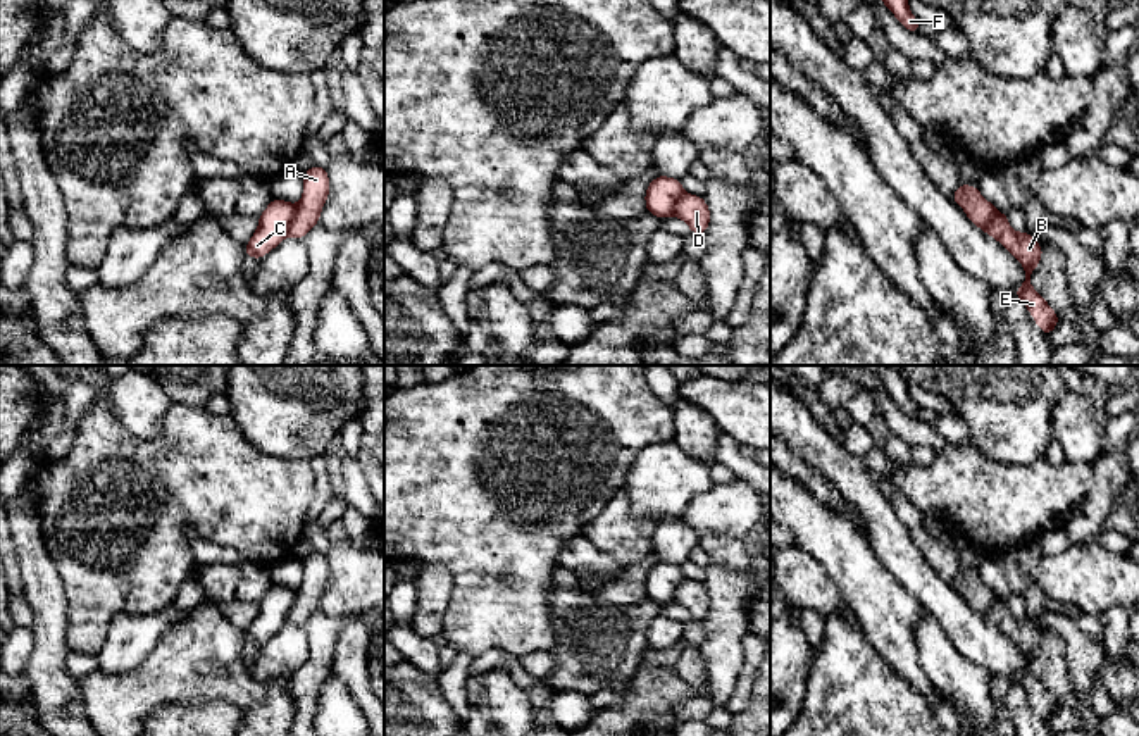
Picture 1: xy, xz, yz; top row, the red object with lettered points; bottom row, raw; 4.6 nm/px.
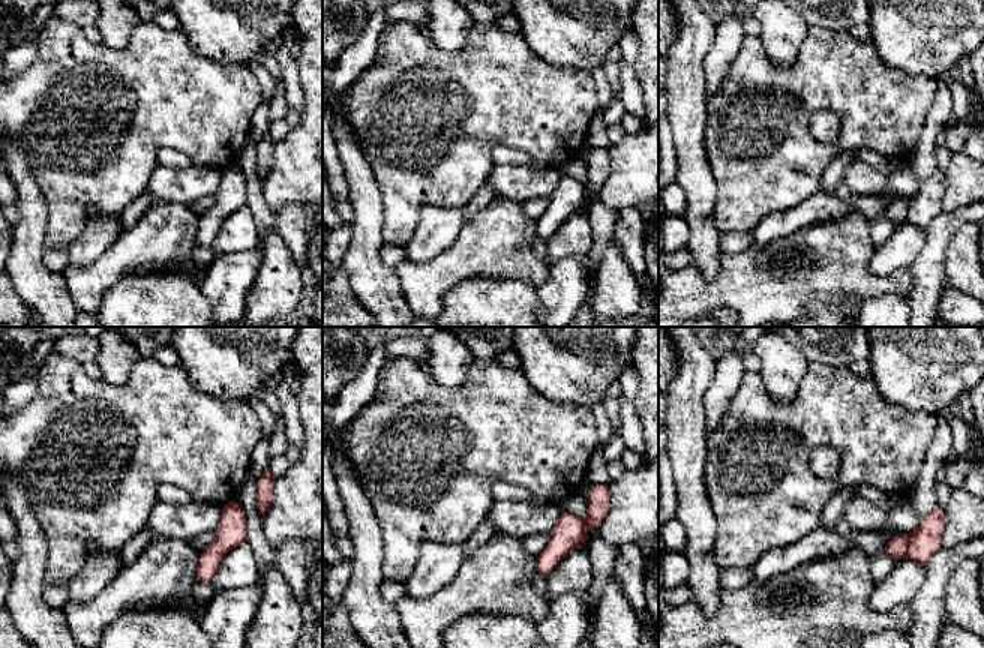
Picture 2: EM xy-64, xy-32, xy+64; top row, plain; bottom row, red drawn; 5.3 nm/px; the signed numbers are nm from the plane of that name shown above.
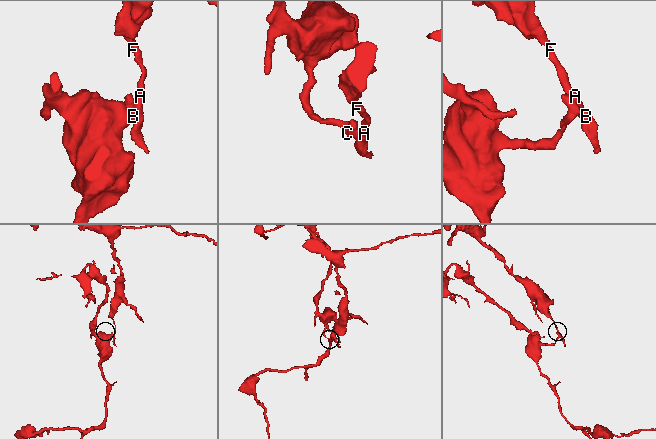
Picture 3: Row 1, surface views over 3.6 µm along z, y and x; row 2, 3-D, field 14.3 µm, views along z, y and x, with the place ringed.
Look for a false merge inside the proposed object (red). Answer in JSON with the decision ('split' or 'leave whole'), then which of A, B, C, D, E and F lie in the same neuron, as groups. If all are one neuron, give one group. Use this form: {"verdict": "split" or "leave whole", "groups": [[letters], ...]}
{"verdict": "split", "groups": [["A", "B", "D", "E", "F"], ["C"]]}

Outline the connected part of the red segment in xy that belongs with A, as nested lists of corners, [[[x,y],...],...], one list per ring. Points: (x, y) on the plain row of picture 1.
[[[314,550],[303,560],[303,583],[298,588],[295,602],[288,612],[288,622],[303,626],[308,617],[319,610],[329,577],[331,569],[327,555]]]

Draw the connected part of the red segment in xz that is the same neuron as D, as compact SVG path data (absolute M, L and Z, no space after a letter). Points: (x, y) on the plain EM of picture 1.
M684 579L674 591L672 602L682 605L693 621L705 621L710 612L710 595L703 583Z

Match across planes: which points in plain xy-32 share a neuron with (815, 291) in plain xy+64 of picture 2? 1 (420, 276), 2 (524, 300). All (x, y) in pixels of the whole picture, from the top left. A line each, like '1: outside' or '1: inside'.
1: inside
2: outside

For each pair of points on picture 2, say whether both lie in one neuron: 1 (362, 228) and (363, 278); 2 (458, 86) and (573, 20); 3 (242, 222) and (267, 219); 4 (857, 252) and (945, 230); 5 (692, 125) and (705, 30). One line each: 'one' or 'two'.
1: one
2: two
3: two
4: two
5: one

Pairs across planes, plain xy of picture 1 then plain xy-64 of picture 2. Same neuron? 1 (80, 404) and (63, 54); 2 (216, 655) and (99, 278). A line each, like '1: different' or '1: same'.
1: different
2: same

